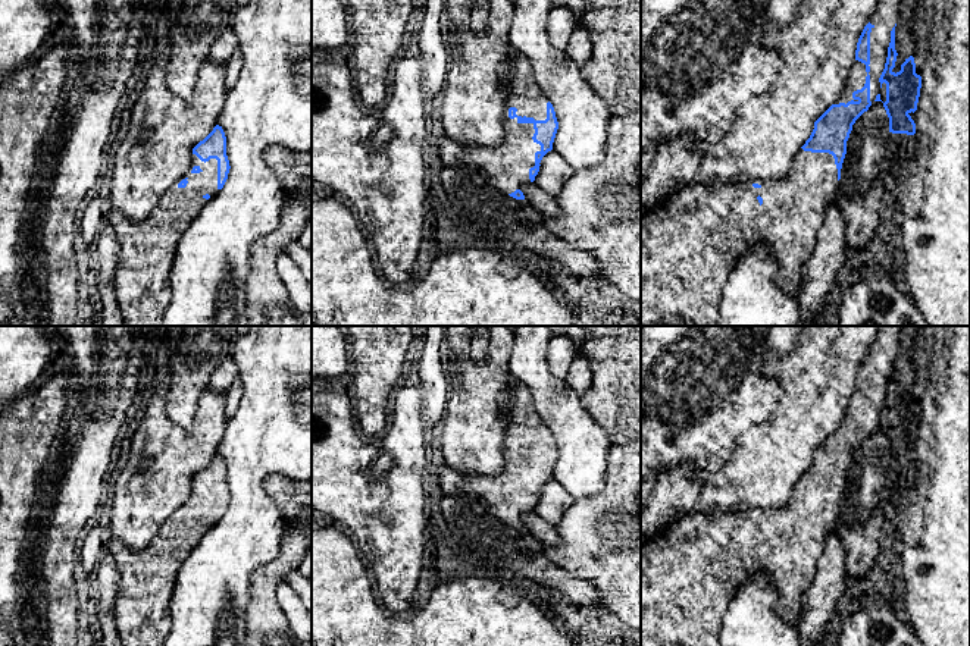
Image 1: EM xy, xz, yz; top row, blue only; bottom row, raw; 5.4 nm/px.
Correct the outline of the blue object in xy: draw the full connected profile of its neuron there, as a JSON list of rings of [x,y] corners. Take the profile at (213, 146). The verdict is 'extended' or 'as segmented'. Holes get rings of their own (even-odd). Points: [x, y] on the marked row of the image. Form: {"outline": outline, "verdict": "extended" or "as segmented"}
{"outline": [[[216,125],[193,148],[188,172],[166,189],[146,220],[132,222],[109,208],[106,219],[121,245],[113,285],[125,326],[163,326],[163,316],[172,298],[169,275],[179,239],[209,198],[223,188],[229,169],[226,137],[222,126]]], "verdict": "extended"}

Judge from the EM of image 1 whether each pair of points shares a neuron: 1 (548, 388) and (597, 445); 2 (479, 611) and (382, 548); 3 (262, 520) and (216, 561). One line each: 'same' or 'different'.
1: same
2: different
3: same

